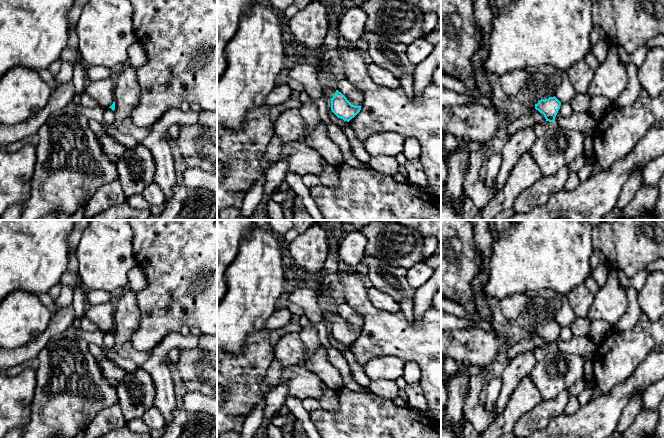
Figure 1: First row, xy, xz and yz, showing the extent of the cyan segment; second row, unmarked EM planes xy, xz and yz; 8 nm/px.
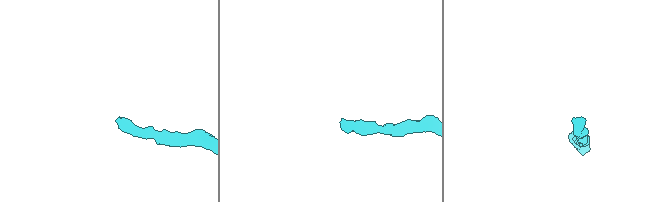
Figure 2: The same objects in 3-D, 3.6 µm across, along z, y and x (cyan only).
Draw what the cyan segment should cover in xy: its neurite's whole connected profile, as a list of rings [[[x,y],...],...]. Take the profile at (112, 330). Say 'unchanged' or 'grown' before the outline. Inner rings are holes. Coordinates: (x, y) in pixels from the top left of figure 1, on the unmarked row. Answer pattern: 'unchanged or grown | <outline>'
grown | [[[114,302],[87,305],[84,315],[94,322],[103,333],[115,334]]]

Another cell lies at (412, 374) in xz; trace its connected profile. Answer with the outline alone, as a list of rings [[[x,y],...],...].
[[[407,362],[404,366],[404,378],[408,384],[420,384],[421,371],[416,362]]]

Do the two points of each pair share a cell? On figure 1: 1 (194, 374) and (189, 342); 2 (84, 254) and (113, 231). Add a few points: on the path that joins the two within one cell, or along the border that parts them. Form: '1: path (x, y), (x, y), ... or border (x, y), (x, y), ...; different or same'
1: border (197, 345), (192, 348), (178, 349); different
2: path (91, 253), (106, 238); same

